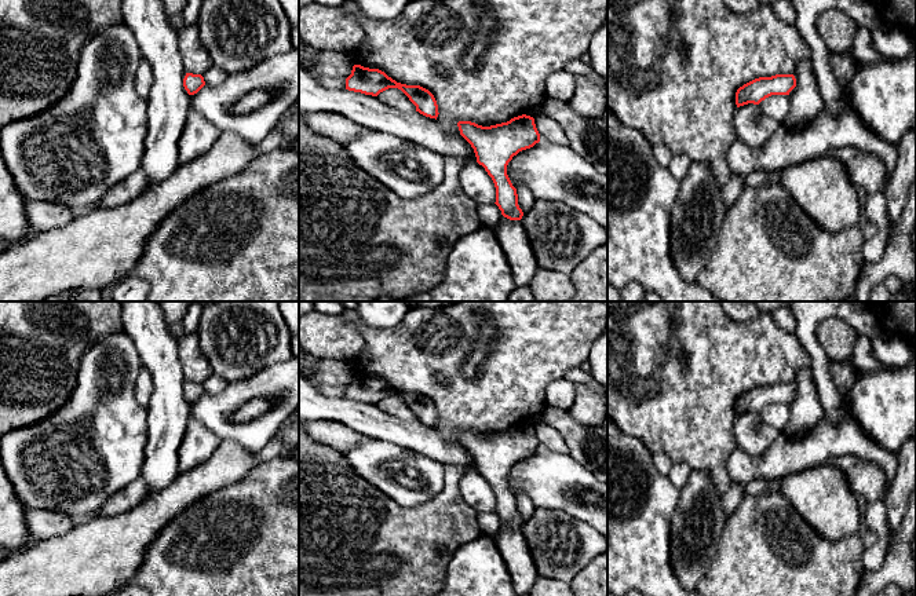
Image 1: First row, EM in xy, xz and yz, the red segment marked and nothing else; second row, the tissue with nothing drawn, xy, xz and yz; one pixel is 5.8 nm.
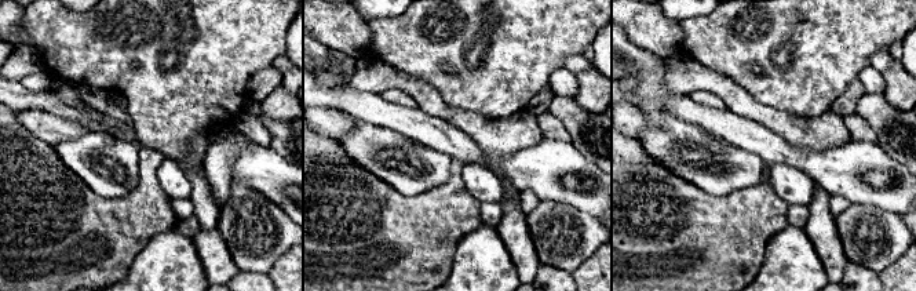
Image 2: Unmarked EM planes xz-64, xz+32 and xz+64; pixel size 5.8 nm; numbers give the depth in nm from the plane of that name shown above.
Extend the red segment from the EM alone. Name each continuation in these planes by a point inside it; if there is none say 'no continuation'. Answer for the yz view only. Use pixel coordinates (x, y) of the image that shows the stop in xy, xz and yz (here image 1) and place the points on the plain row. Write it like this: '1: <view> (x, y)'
1: yz (675, 369)

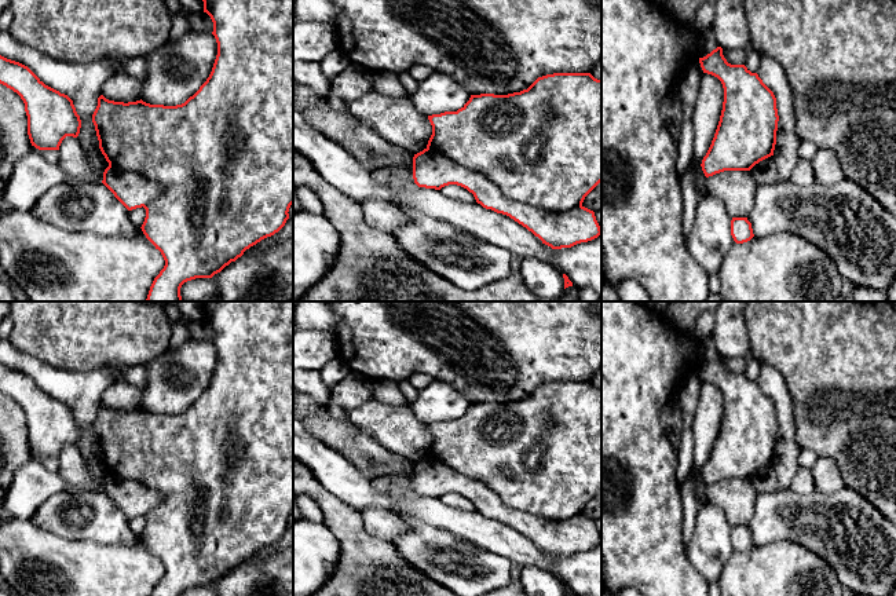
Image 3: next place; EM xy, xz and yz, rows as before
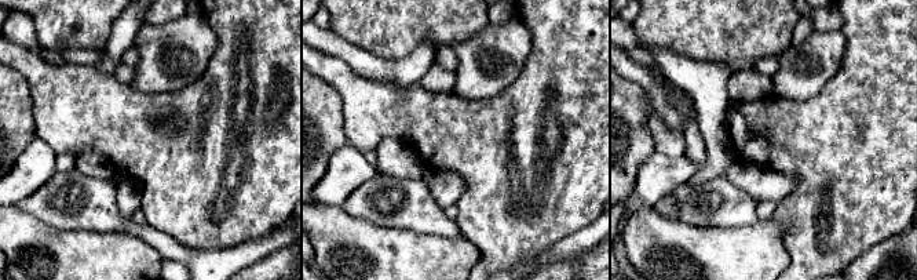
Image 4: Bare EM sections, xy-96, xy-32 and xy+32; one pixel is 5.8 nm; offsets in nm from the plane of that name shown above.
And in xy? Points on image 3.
no continuation

